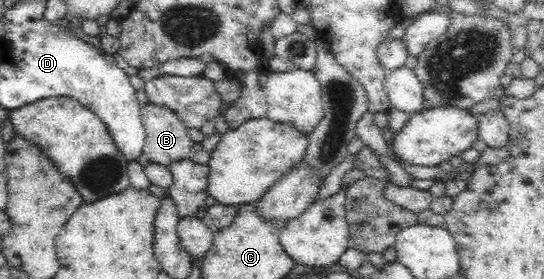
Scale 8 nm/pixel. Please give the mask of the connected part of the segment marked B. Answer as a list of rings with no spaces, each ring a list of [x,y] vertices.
[[[146,104],[141,107],[146,139],[143,153],[149,161],[166,168],[188,158],[192,140],[182,120],[167,107]]]

